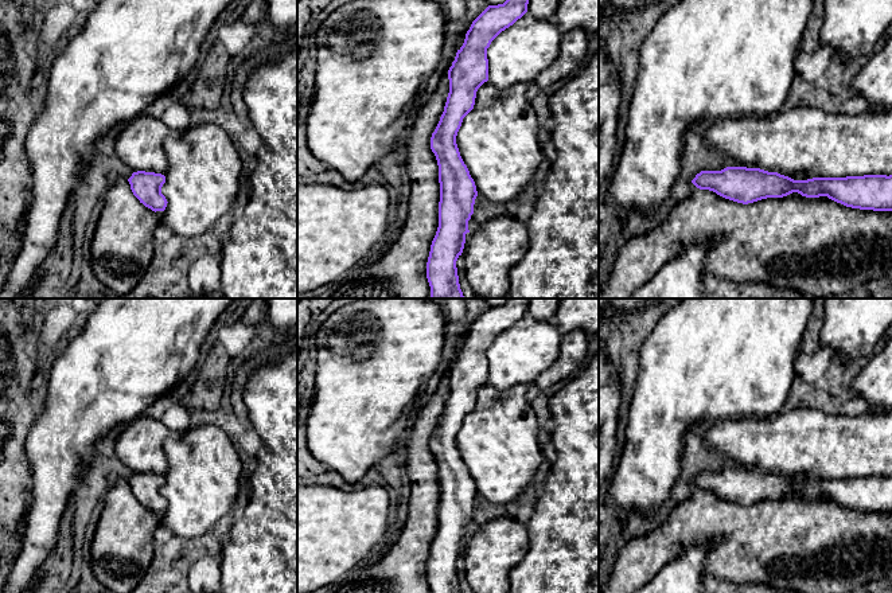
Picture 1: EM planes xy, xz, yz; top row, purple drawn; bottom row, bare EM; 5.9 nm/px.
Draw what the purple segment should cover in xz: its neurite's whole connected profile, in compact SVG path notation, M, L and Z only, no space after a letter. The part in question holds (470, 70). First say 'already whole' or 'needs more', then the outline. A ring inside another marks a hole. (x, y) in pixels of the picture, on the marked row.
already whole; M506 0L488 5L471 24L463 46L448 70L449 93L431 137L439 165L439 227L426 262L429 299L464 299L456 261L461 255L468 221L478 196L456 136L463 118L474 109L478 89L488 81L487 48L506 28L527 12L529 0Z

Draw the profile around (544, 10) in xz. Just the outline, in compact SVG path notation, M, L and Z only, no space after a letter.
M529 0L527 12L542 20L553 20L560 0Z

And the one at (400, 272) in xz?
M448 73L443 75L437 89L431 98L420 108L416 117L408 125L404 137L406 145L405 172L409 184L405 188L408 198L408 215L405 225L392 234L392 243L387 245L381 257L371 265L359 270L350 281L338 284L330 299L429 299L431 286L426 278L426 262L432 241L439 227L440 183L439 165L431 149L431 137L444 112L449 93Z

